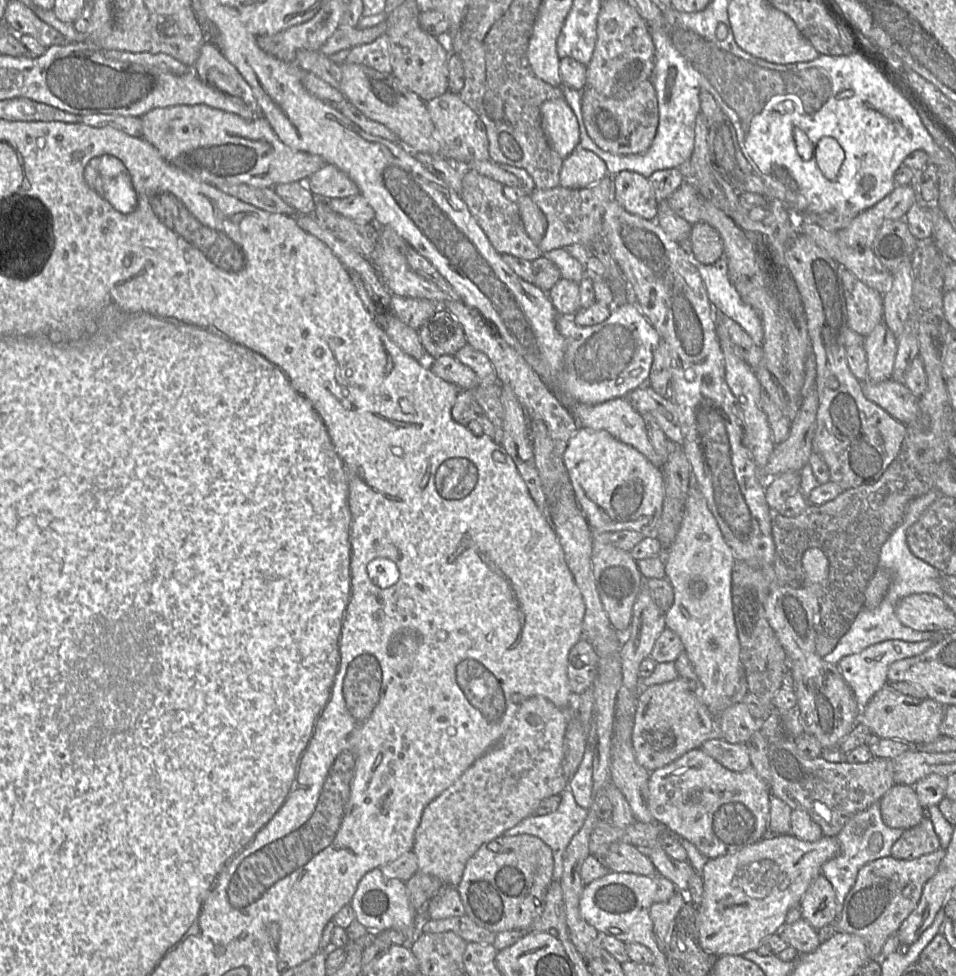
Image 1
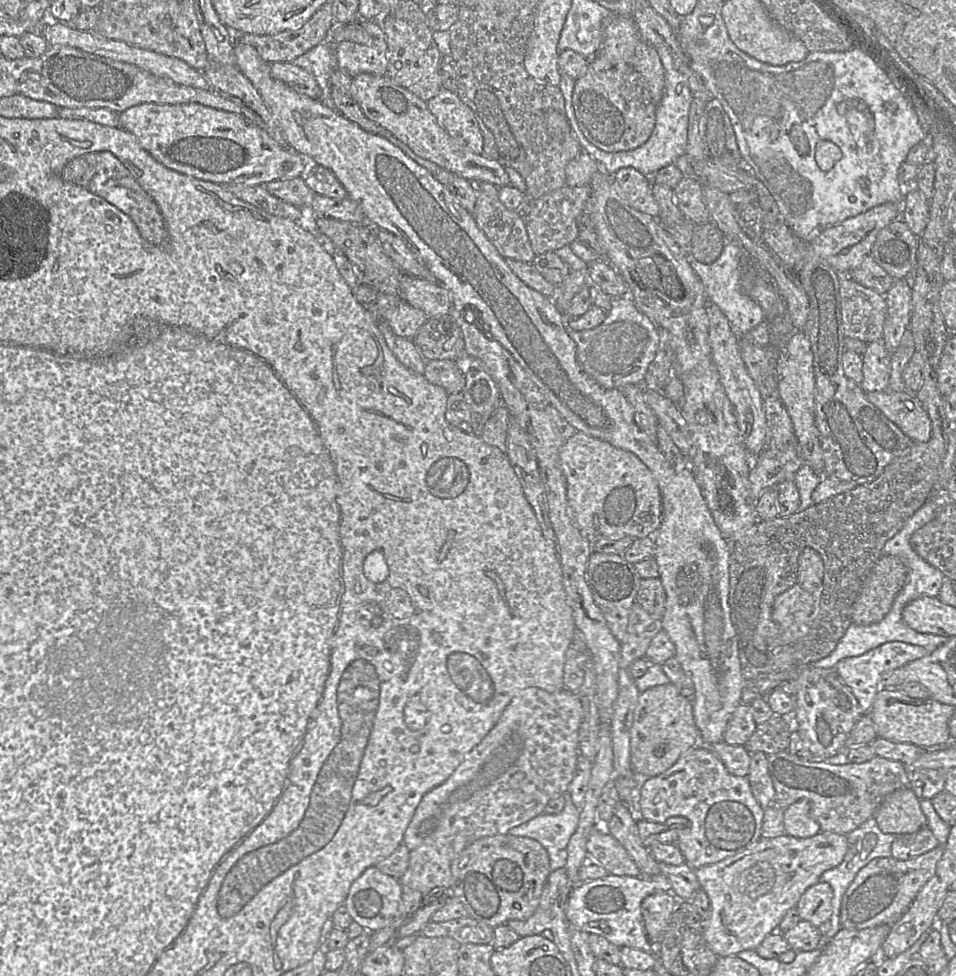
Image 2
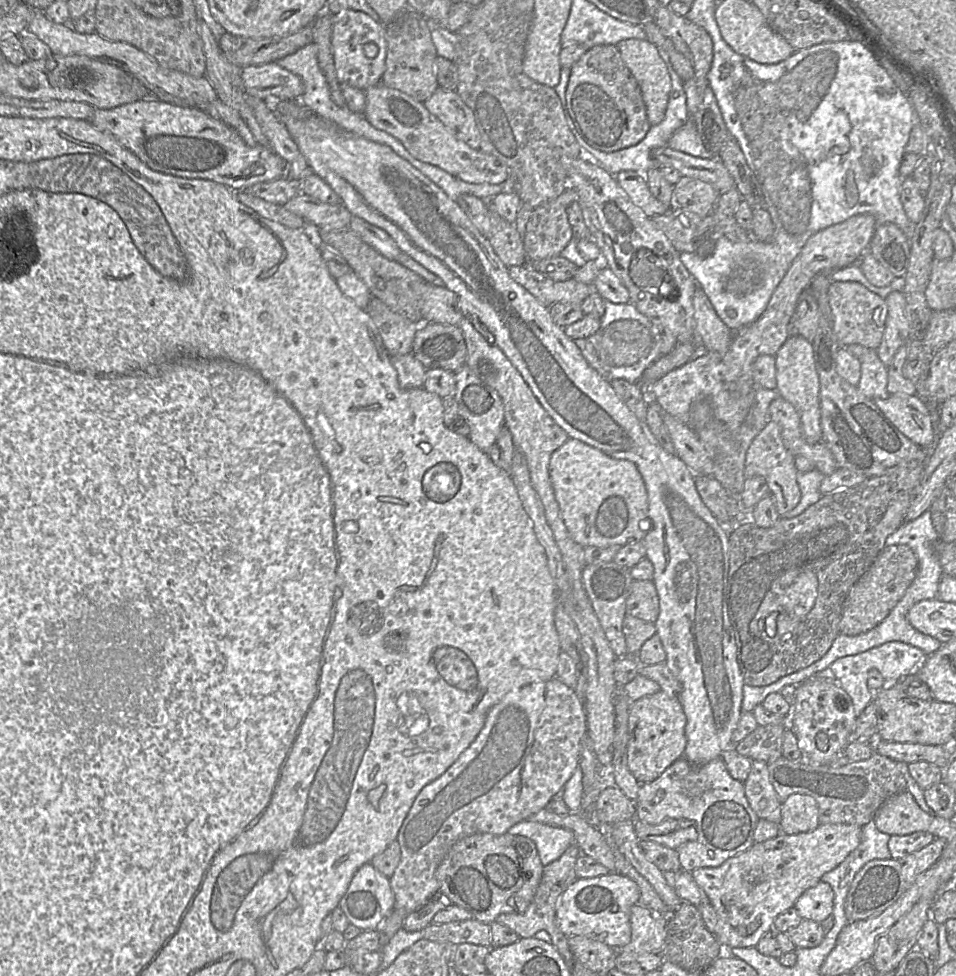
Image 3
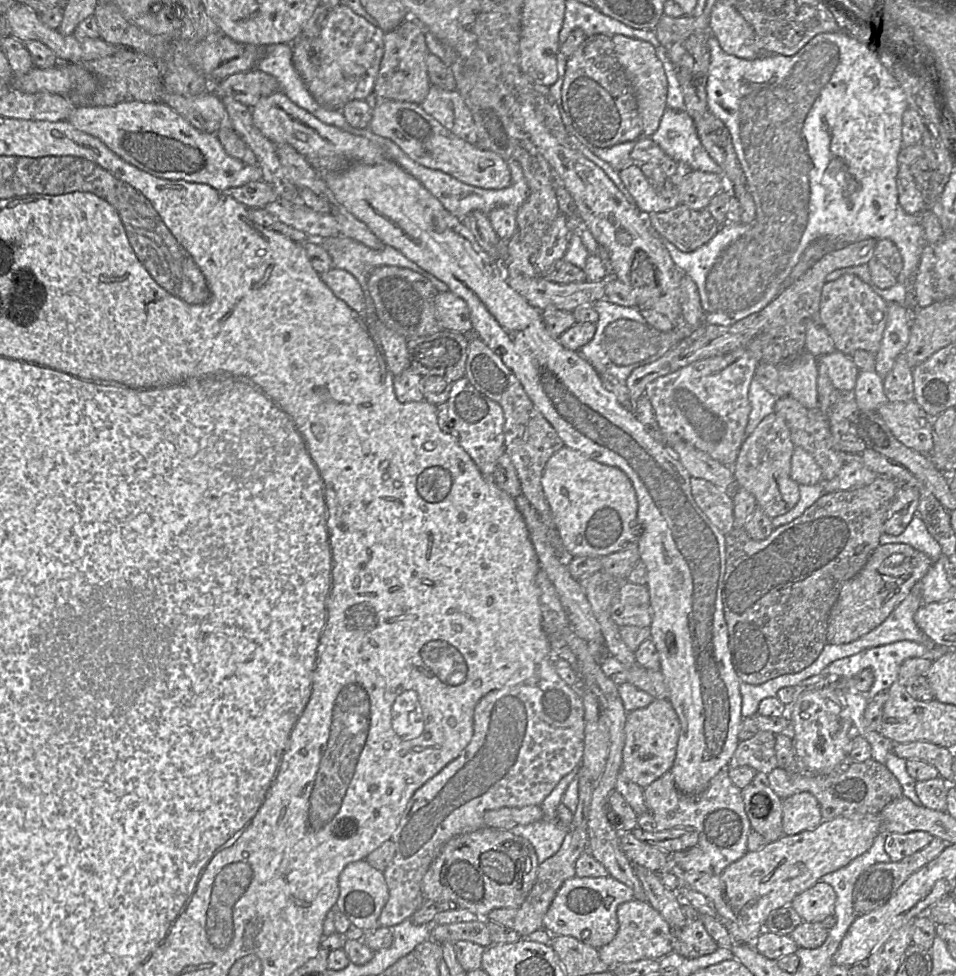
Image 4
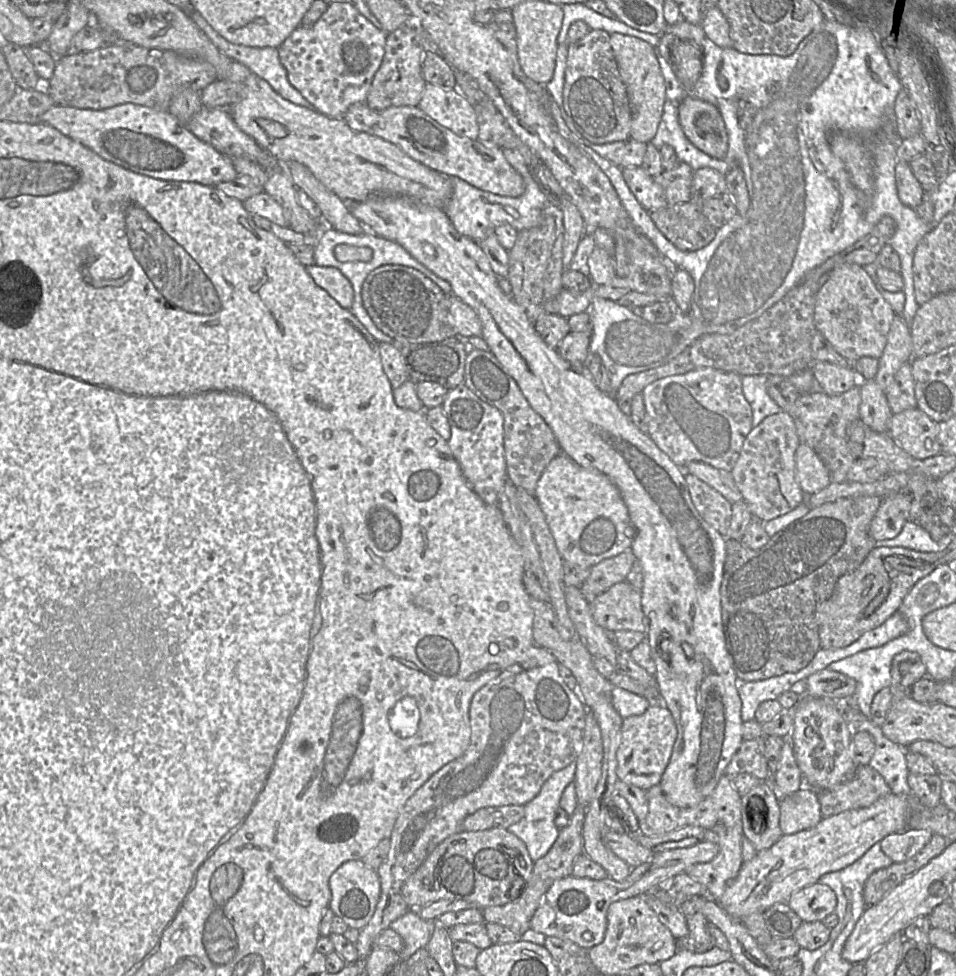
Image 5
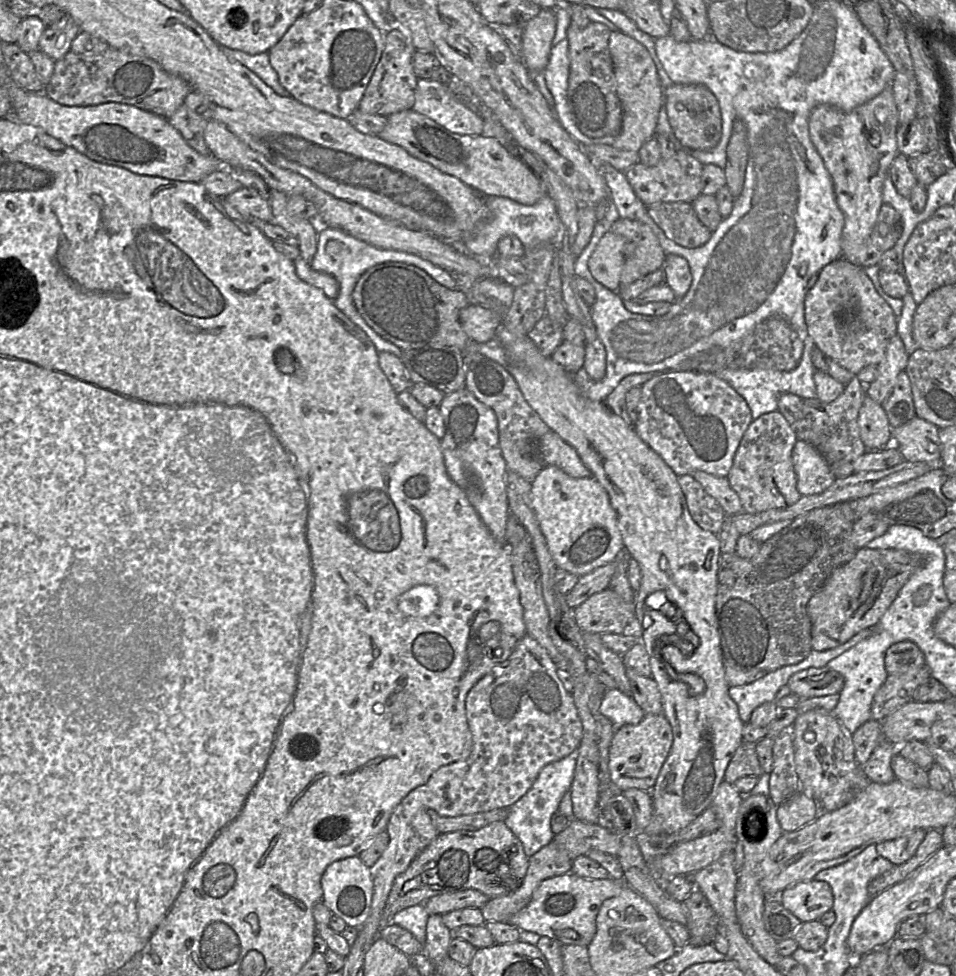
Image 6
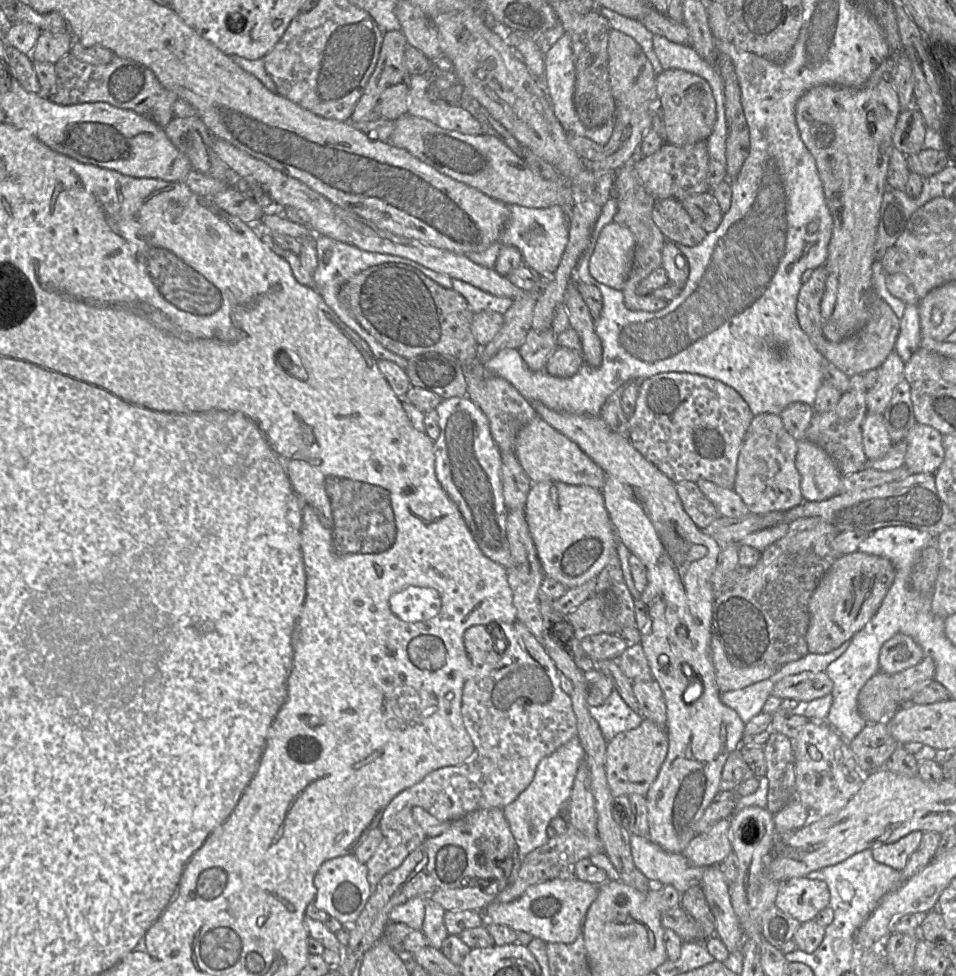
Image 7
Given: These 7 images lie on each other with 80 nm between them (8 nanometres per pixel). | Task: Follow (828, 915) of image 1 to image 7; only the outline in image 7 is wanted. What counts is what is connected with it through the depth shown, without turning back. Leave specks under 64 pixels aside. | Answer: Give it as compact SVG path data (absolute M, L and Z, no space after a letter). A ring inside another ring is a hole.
M807 877L792 878L781 883L775 899L775 906L801 923L815 919L829 903L827 883Z

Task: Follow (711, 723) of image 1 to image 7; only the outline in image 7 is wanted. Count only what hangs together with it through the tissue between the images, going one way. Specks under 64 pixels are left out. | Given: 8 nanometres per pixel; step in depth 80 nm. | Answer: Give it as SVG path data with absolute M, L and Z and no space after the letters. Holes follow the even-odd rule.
M643 719L635 729L617 734L608 742L605 762L607 783L612 795L646 795L666 758L668 746L666 728L648 719Z

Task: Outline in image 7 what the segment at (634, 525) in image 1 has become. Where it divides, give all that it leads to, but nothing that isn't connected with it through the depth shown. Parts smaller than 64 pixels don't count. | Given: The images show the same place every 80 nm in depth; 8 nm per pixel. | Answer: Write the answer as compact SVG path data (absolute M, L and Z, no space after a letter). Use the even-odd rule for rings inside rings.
M556 481L532 483L524 506L524 516L544 576L560 582L567 589L596 578L608 563L618 542L605 508L602 490L589 486L569 485Z

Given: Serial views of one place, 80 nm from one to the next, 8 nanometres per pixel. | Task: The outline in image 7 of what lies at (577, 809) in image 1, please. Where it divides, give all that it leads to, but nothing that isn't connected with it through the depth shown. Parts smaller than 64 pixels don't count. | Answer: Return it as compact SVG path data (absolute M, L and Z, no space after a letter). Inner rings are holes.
M575 736L542 758L530 785L513 802L502 808L521 857L549 841L546 832L547 826L565 809L579 765L584 759L584 749L578 736Z

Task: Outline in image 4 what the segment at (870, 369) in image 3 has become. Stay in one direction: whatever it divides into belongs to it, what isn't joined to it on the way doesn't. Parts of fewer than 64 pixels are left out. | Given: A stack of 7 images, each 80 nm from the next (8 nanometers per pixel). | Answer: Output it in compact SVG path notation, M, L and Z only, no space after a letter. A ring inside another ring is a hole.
M860 371L853 397L864 410L877 411L889 400L884 393L884 379L876 371Z

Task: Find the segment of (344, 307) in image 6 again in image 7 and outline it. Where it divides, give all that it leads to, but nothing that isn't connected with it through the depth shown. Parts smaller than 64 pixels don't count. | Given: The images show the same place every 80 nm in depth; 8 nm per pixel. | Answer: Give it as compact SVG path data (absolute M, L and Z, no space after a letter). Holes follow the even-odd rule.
M316 235L316 250L317 250L317 259L318 265L316 270L314 271L313 280L315 282L315 290L318 291L327 305L337 314L340 320L346 324L349 328L355 331L369 346L371 352L377 360L389 360L396 363L401 369L406 369L407 367L407 359L394 354L384 348L373 336L371 336L339 303L338 300L338 292L340 287L347 282L350 278L358 274L359 272L366 270L372 266L376 266L383 263L402 263L405 265L409 265L418 269L425 276L429 277L439 285L444 288L452 287L452 278L447 276L446 274L435 272L418 262L410 260L408 258L391 255L391 254L383 254L376 252L367 252L361 250L353 245L346 244L343 242L336 241L332 238L329 238L325 235Z

